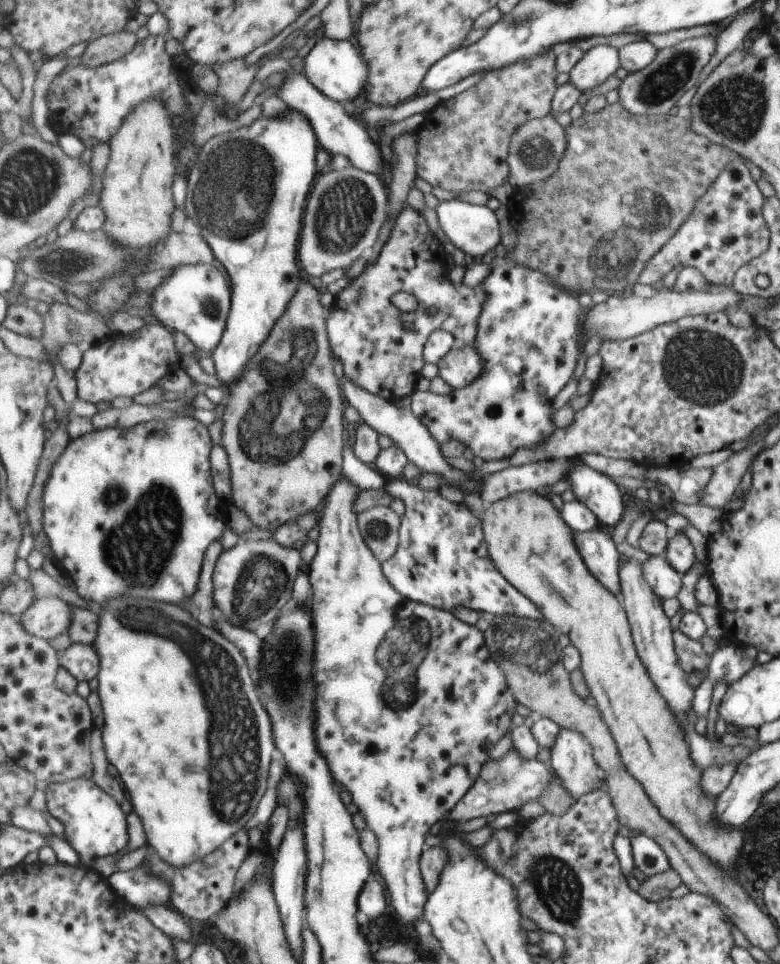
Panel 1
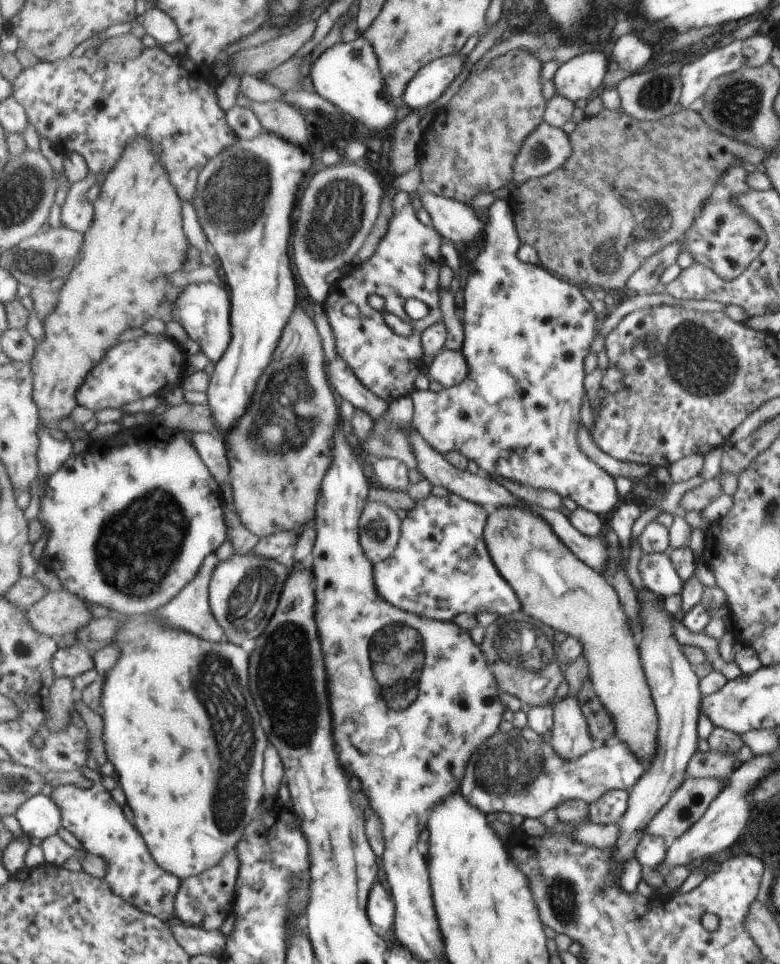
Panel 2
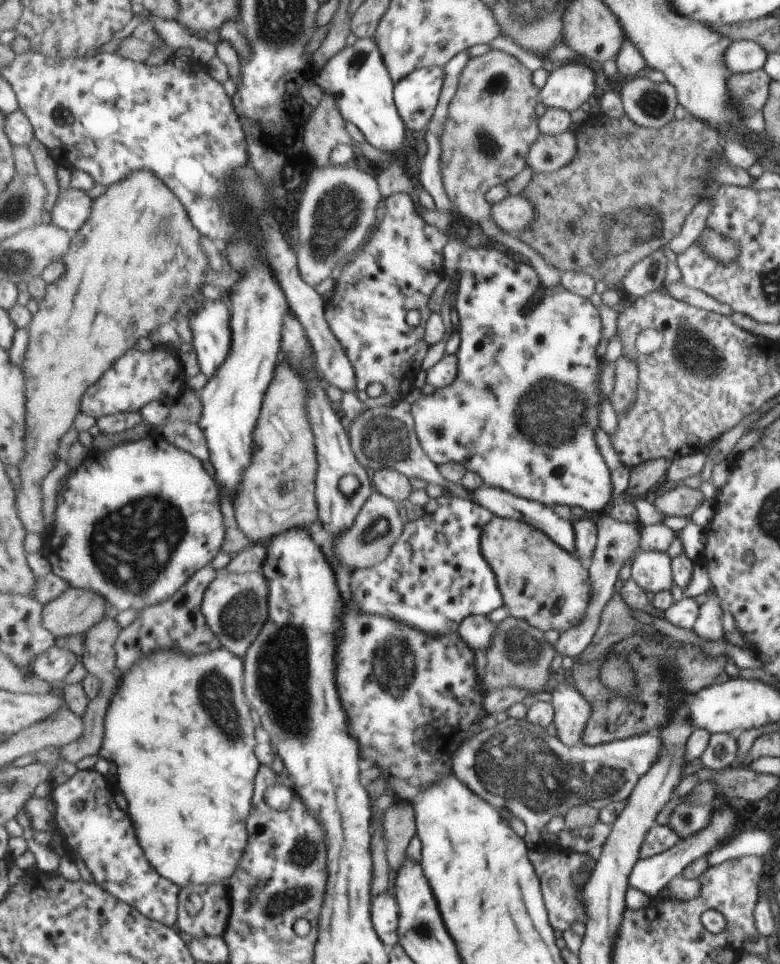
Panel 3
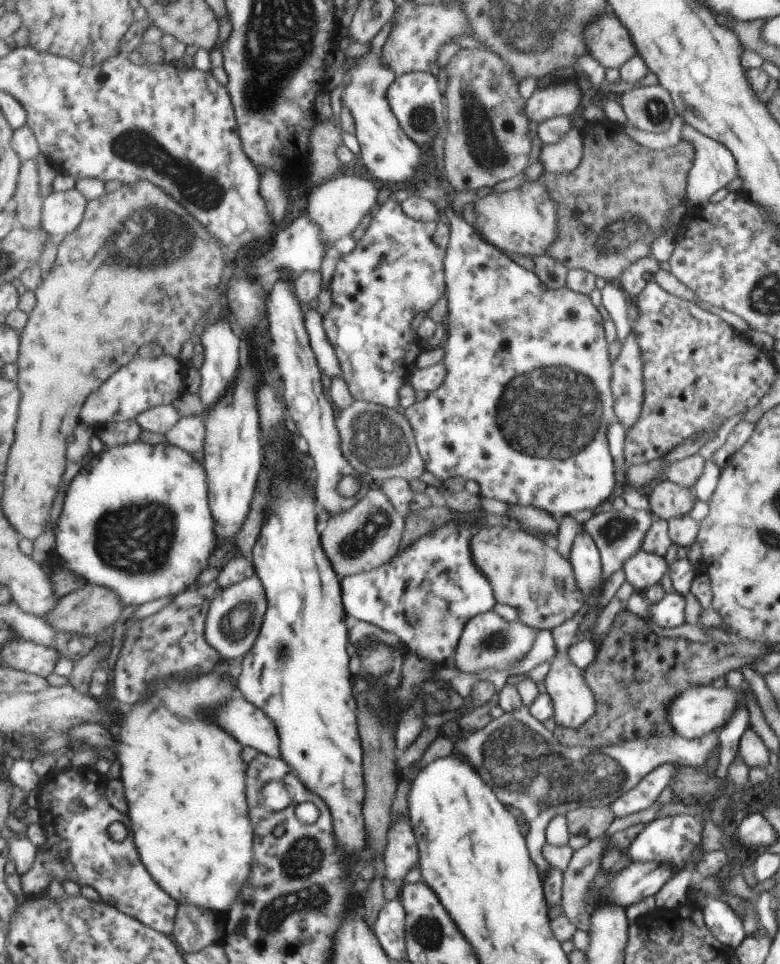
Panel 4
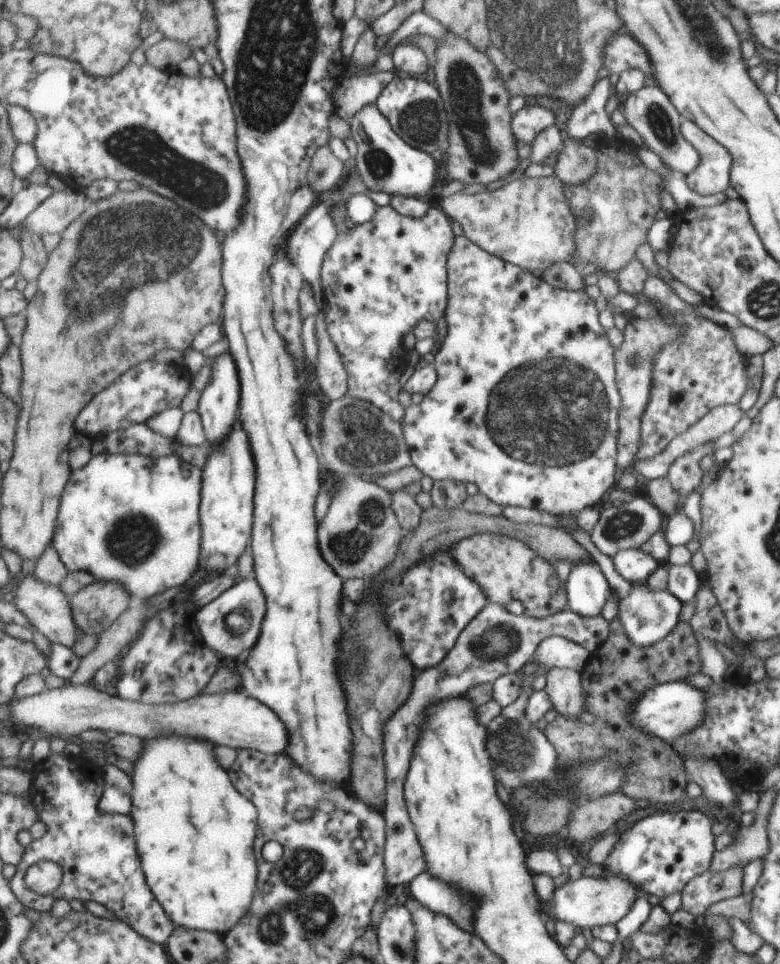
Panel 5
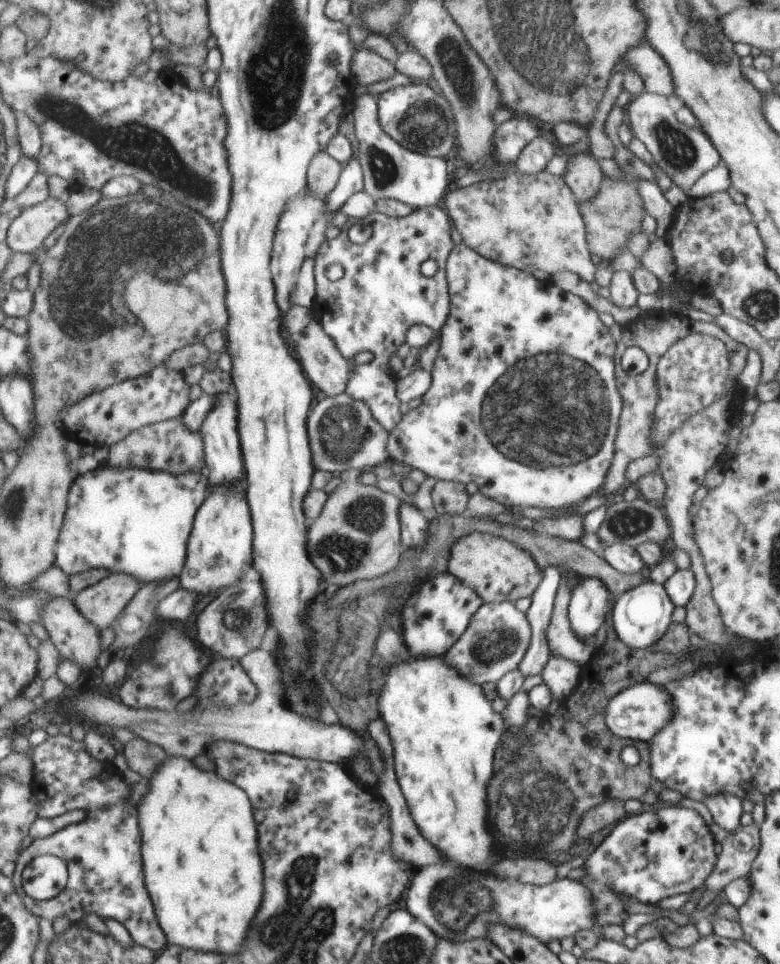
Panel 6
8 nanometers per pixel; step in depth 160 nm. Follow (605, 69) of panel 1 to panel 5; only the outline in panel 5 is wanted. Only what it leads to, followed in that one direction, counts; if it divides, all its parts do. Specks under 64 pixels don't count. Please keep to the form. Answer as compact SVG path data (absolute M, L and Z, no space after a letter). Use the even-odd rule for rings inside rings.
M529 103L515 113L512 127L518 141L530 144L538 132L554 122L555 117L551 110Z

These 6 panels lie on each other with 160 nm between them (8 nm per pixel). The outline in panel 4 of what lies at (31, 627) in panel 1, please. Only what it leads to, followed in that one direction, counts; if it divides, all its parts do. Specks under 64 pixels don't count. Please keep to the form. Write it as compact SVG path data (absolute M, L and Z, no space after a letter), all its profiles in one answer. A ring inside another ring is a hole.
M87 582L83 588L59 599L58 606L48 612L45 620L58 633L69 632L83 636L93 635L99 638L112 624L118 622L124 607L123 602L113 589Z

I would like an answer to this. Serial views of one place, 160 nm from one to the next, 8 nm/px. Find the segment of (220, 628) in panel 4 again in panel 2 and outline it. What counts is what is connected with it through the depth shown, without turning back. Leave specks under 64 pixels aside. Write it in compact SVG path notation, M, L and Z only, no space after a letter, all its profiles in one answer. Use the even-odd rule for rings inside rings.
M236 553L227 562L220 562L211 580L209 602L211 612L219 626L225 630L226 640L233 640L241 648L249 648L249 654L257 648L257 638L263 636L269 620L273 618L279 598L289 579L292 565L286 559L269 560L259 554Z

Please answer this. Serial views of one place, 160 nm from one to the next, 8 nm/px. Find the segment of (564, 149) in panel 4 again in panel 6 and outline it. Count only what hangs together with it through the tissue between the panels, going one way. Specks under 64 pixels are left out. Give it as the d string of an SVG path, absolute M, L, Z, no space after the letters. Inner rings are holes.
M584 152L569 156L561 178L583 202L596 194L603 175L597 159Z

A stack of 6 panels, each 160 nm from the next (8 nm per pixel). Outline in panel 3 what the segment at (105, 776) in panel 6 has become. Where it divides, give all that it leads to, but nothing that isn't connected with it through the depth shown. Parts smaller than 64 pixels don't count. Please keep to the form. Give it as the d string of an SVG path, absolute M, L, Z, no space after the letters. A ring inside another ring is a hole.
M79 770L69 782L53 788L49 797L57 806L57 835L62 833L69 849L81 856L94 882L151 920L176 927L181 888L149 864L131 816L120 808L105 778L97 770Z

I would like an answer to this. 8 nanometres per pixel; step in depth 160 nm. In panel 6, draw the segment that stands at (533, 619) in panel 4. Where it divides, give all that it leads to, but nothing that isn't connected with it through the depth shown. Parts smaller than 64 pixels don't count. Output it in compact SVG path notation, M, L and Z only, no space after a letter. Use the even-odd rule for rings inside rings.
M471 533L452 546L448 571L480 593L486 603L521 600L531 596L543 572L530 554L513 541L491 533Z

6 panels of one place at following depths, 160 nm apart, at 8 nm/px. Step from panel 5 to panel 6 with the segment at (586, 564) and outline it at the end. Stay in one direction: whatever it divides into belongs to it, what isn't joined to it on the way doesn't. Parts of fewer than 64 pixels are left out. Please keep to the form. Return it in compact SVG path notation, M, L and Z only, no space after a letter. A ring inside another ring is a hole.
M580 577L570 590L568 621L575 636L583 642L592 642L595 631L604 621L608 593L606 586L593 577Z

